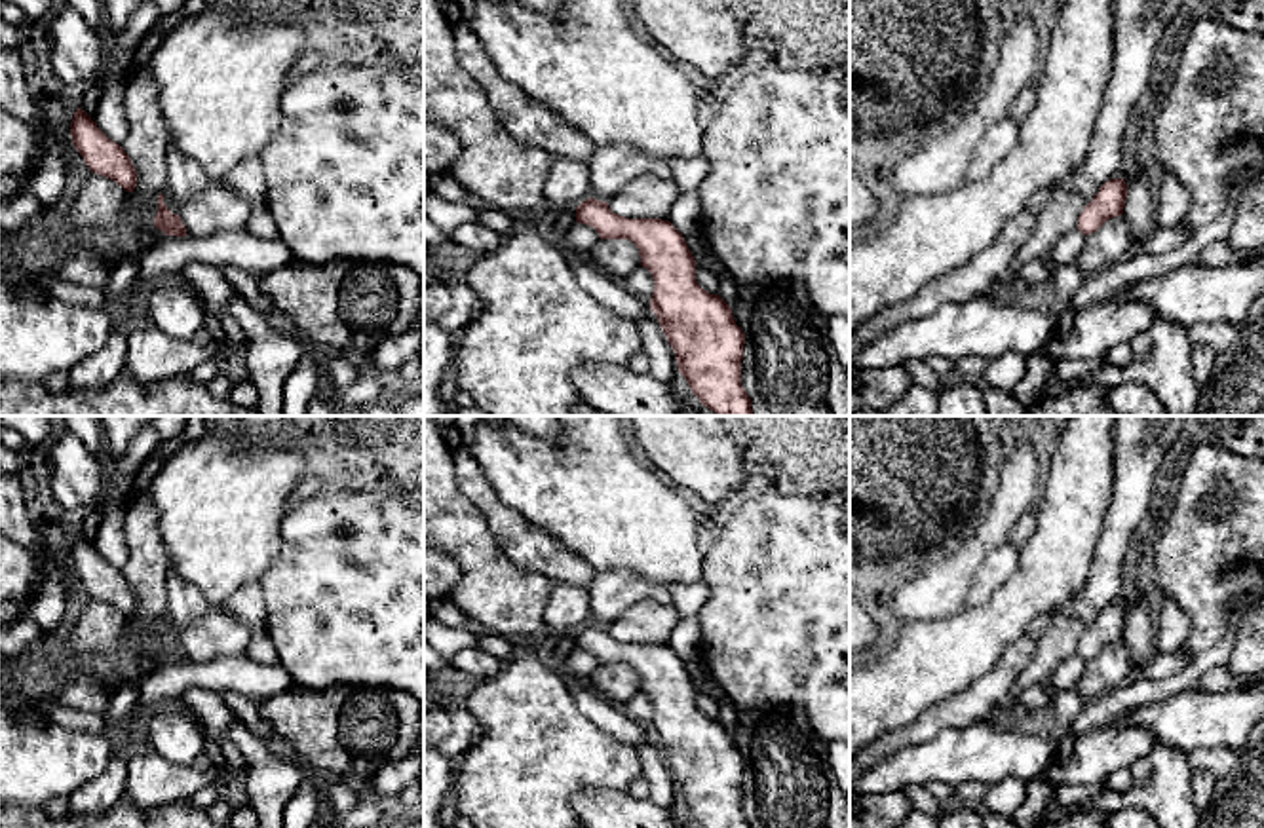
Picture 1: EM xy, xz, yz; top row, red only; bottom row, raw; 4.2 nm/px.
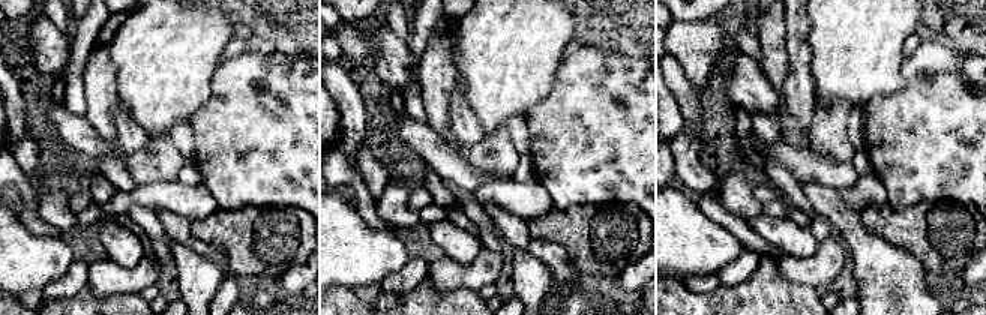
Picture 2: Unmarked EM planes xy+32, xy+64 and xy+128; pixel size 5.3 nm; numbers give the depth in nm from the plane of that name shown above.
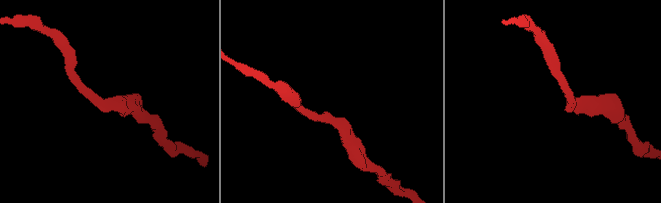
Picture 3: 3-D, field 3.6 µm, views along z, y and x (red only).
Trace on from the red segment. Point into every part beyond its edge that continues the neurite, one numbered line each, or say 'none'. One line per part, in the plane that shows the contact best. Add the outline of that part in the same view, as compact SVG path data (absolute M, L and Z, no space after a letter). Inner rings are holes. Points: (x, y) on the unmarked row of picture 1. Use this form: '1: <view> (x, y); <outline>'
none

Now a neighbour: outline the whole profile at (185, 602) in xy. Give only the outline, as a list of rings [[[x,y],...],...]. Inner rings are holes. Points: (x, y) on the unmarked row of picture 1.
[[[173,570],[167,574],[167,612],[163,615],[165,632],[181,642],[181,634],[198,617],[207,613],[209,602],[190,583],[182,581]]]

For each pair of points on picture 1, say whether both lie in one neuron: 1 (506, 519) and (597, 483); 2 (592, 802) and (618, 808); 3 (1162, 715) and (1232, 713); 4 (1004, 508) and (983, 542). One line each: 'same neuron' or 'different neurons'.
1: different neurons
2: same neuron
3: same neuron
4: same neuron

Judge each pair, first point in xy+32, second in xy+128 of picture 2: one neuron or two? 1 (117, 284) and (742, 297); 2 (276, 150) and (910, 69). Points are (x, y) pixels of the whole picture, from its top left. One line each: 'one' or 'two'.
1: two
2: one

